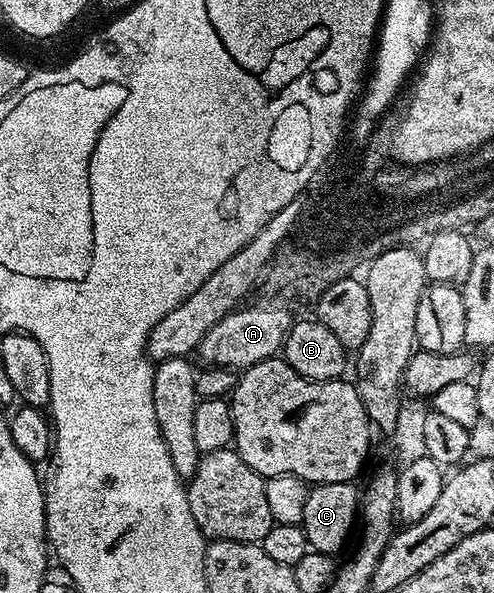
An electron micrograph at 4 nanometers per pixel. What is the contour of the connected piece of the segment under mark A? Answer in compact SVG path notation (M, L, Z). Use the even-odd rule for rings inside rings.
M249 305L235 308L201 339L196 348L207 366L219 366L227 369L245 369L252 364L273 358L282 348L278 343L282 329L286 325L286 315L274 309L251 309Z

